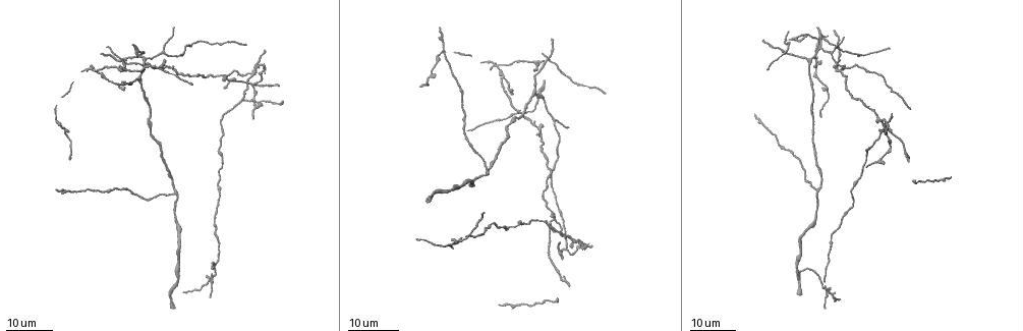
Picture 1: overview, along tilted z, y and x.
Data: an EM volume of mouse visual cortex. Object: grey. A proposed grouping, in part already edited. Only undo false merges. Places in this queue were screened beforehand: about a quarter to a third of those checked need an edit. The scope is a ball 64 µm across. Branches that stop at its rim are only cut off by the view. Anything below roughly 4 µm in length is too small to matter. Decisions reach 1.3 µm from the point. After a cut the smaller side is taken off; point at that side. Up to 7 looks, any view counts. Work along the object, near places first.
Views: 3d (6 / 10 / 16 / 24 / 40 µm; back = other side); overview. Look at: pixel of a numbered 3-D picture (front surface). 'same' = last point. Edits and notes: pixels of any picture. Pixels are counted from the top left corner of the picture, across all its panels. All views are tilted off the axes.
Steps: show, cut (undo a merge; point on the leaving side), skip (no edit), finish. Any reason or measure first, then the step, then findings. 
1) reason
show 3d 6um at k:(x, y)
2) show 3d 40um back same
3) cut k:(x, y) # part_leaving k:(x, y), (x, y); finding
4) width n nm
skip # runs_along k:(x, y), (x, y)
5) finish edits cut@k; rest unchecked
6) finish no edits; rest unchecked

a fork
show 3d 24um at 1:(147, 58)

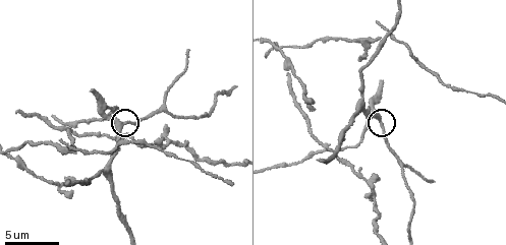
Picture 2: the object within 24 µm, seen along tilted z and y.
show 3d 6um at 2:(379, 119)

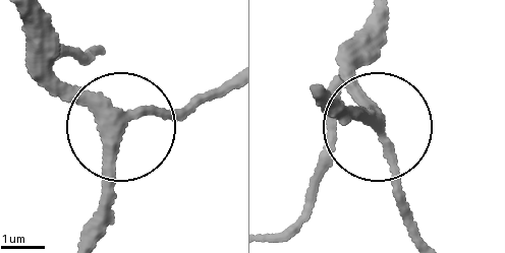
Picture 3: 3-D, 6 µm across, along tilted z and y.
arms 3
skip # all the same neuron

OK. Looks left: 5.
calibre changes
show 3d 16um at 1:(859, 180)

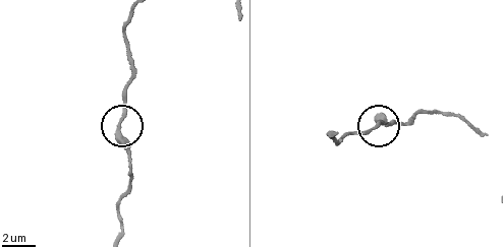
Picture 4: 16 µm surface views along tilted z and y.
show 3d 6um at 4:(121, 118)

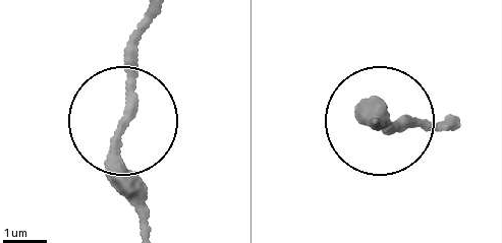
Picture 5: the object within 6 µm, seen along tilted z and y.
skip # runs_along 5:(147, 13), (118, 152), (138, 232); continuous, no second neuron

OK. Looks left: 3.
show 3d 16um at 1:(177, 195)

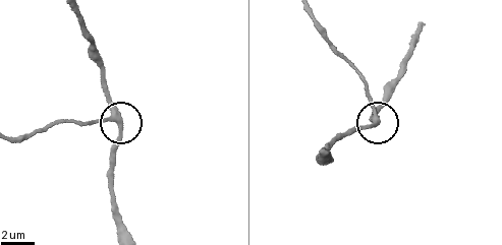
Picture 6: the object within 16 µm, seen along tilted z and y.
show 3d 6um at 6:(113, 119)

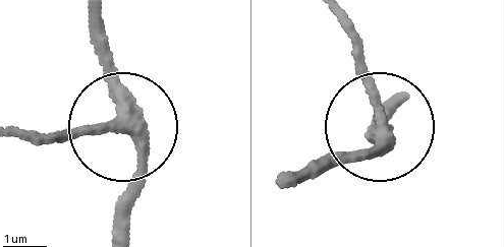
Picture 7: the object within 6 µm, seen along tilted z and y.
side_arm 29 um; arms 3
skip # continuous, no second neuron

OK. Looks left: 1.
finish no edits; rest unchecked

